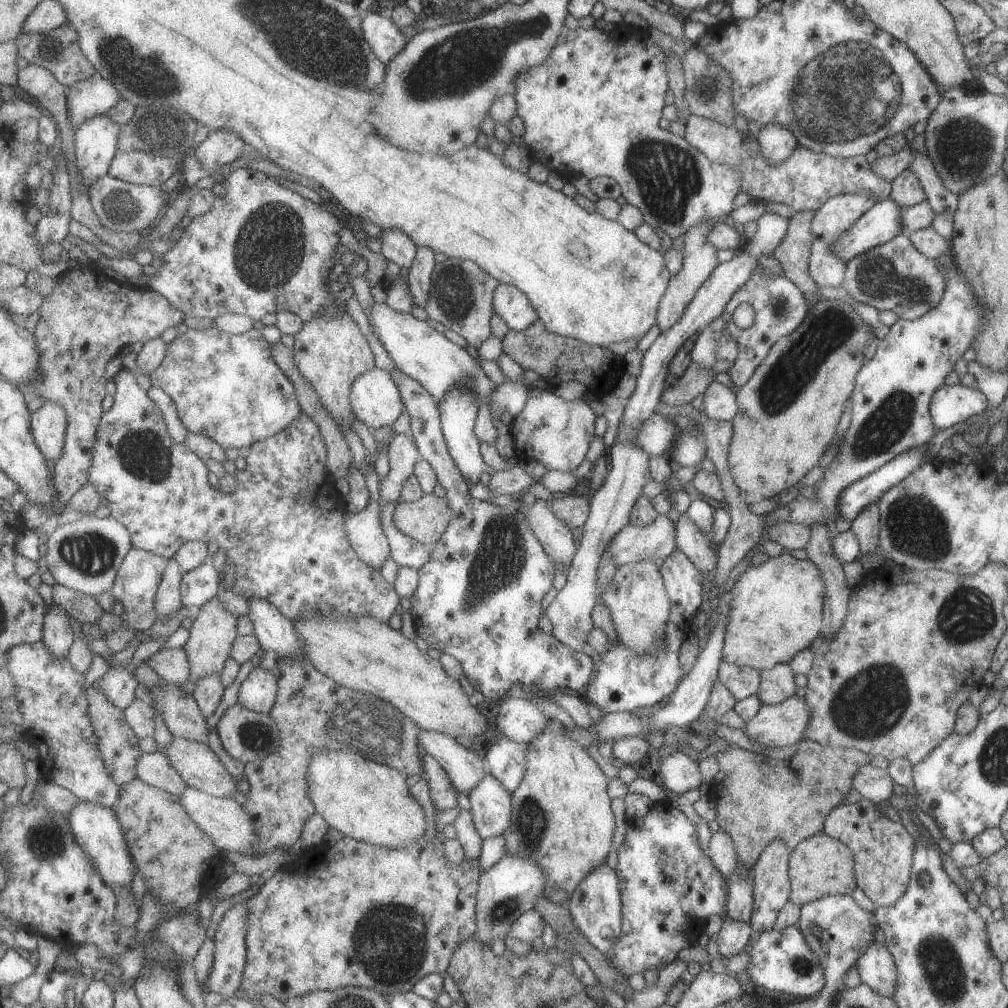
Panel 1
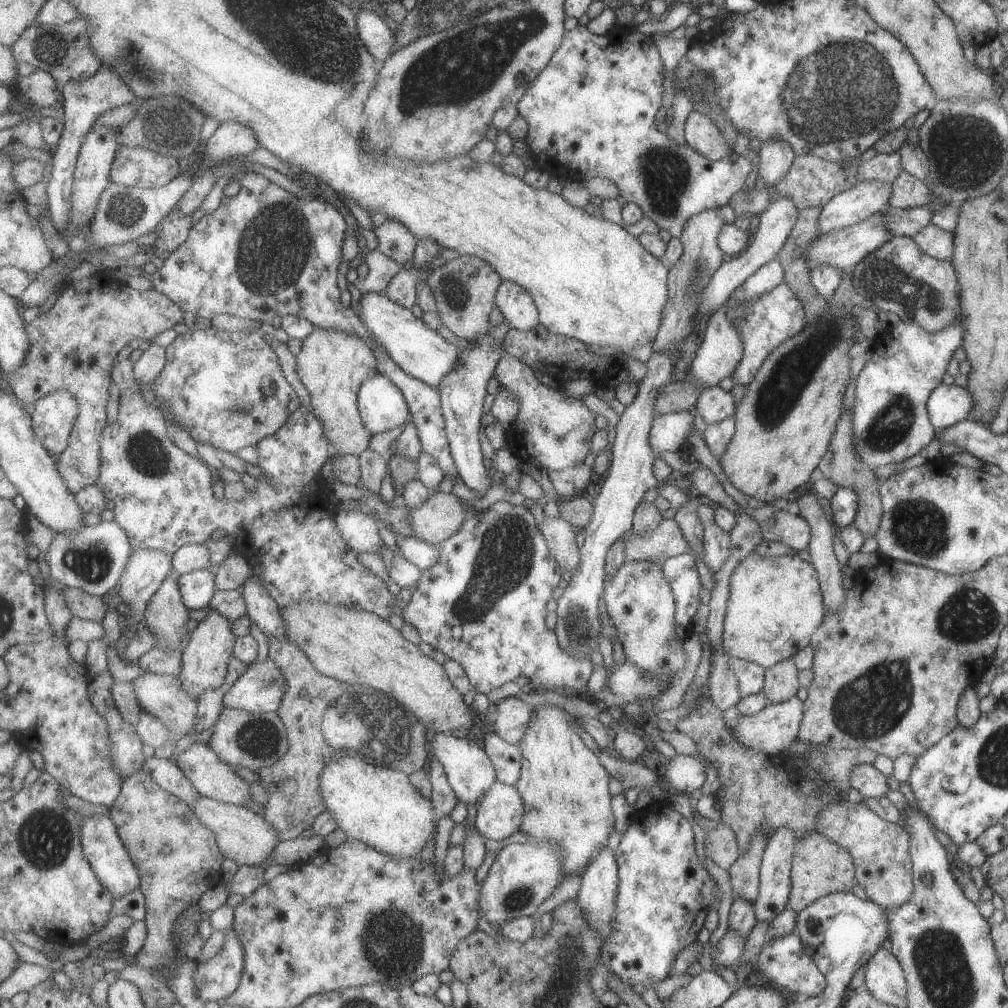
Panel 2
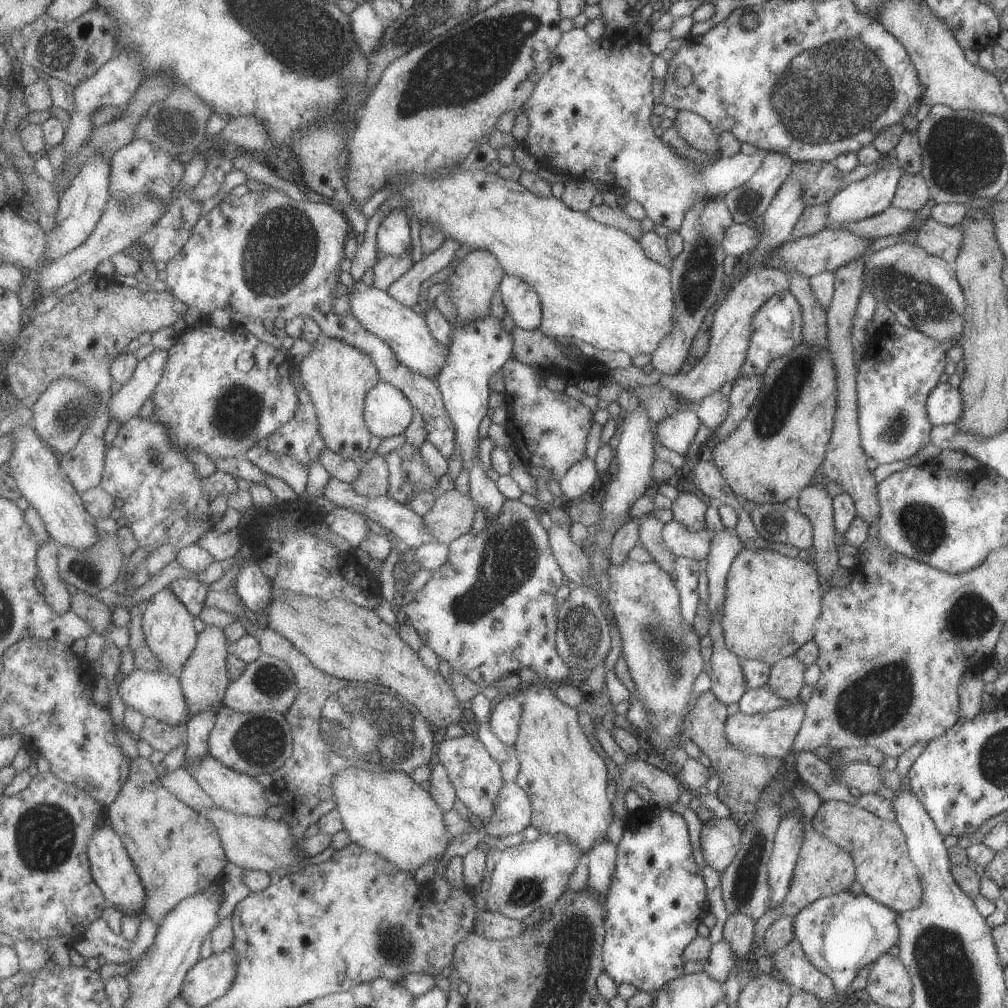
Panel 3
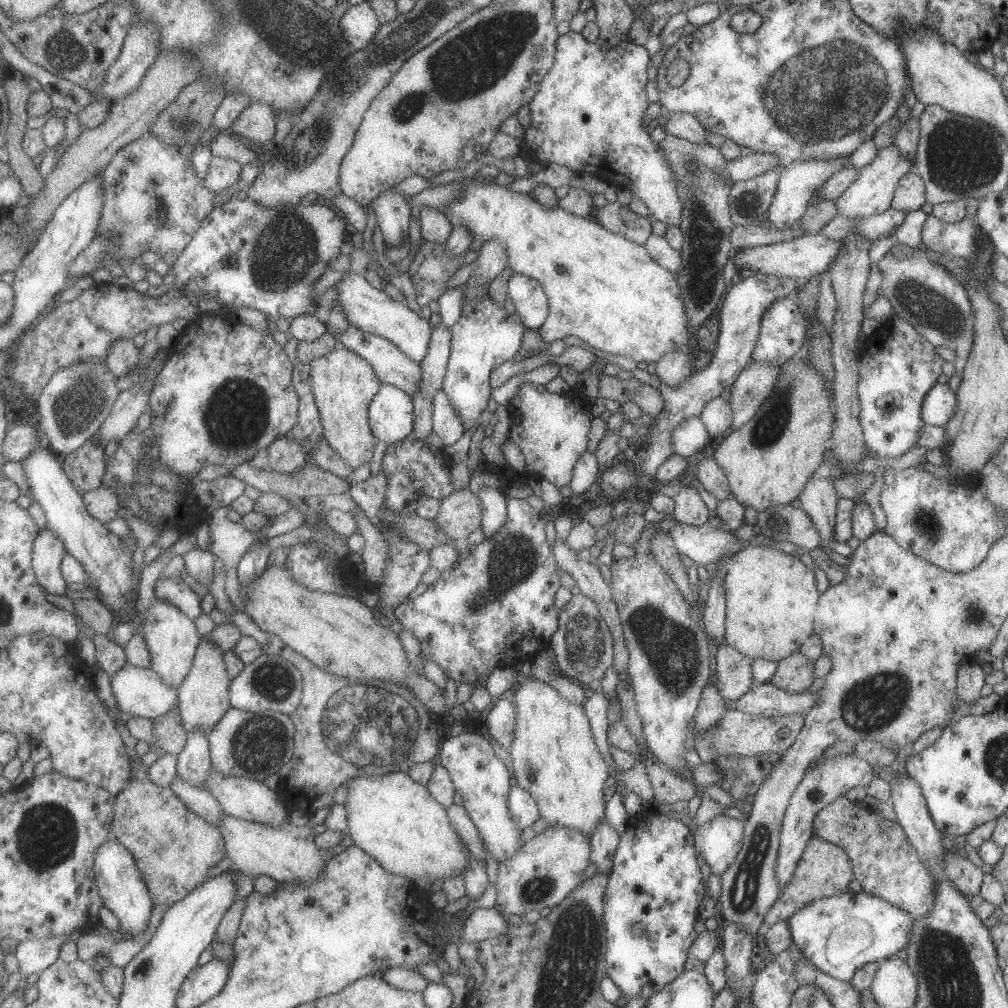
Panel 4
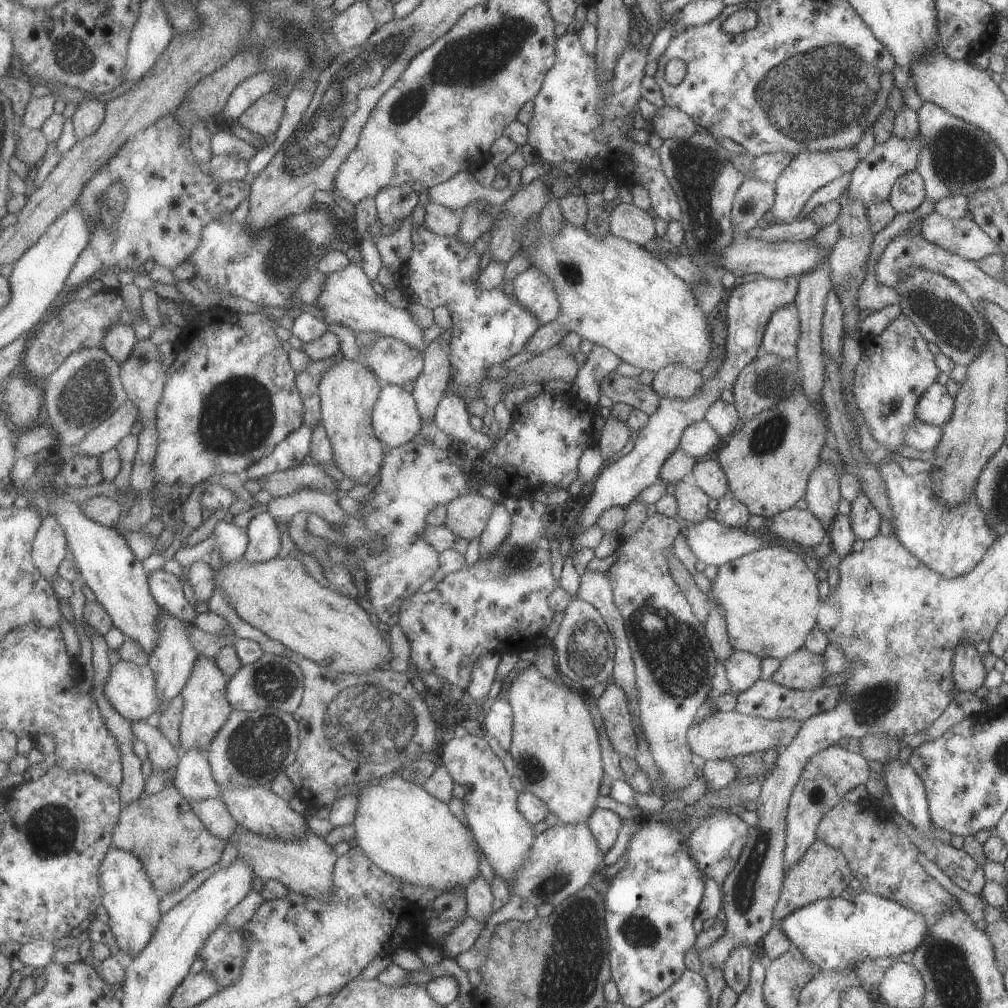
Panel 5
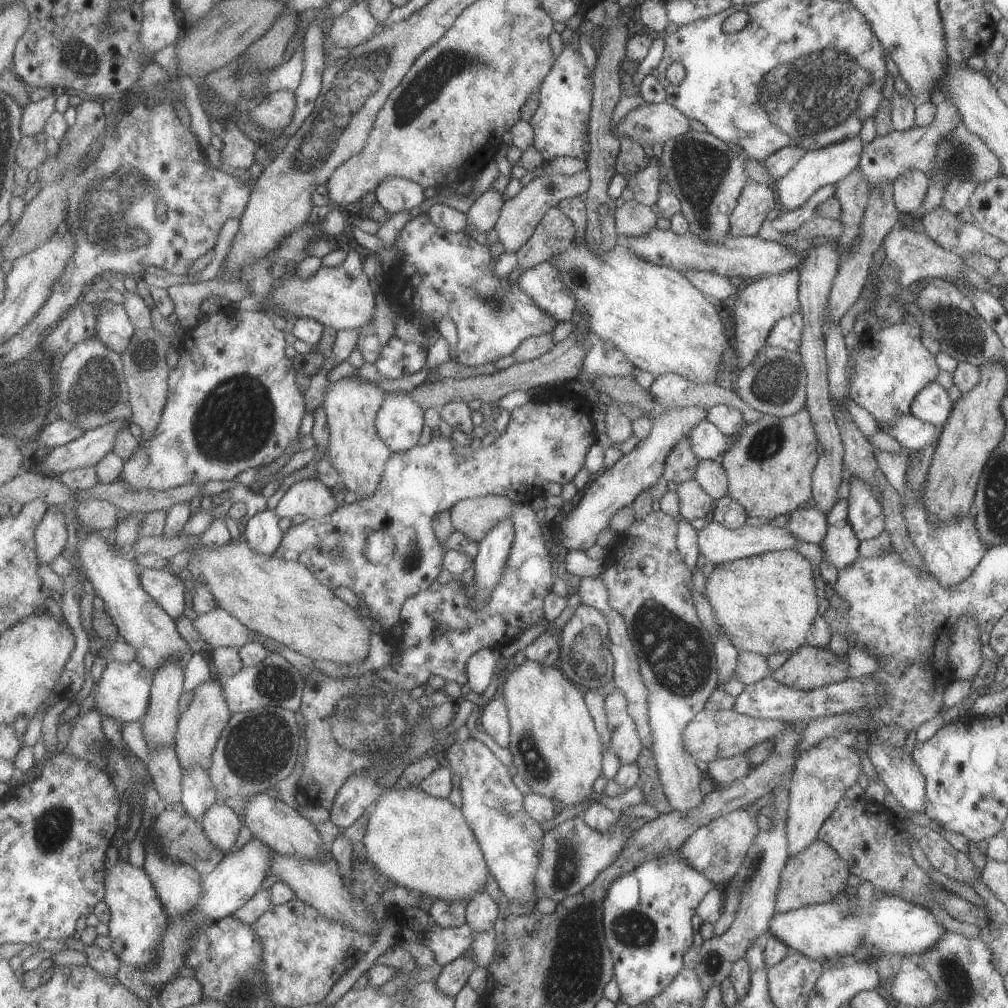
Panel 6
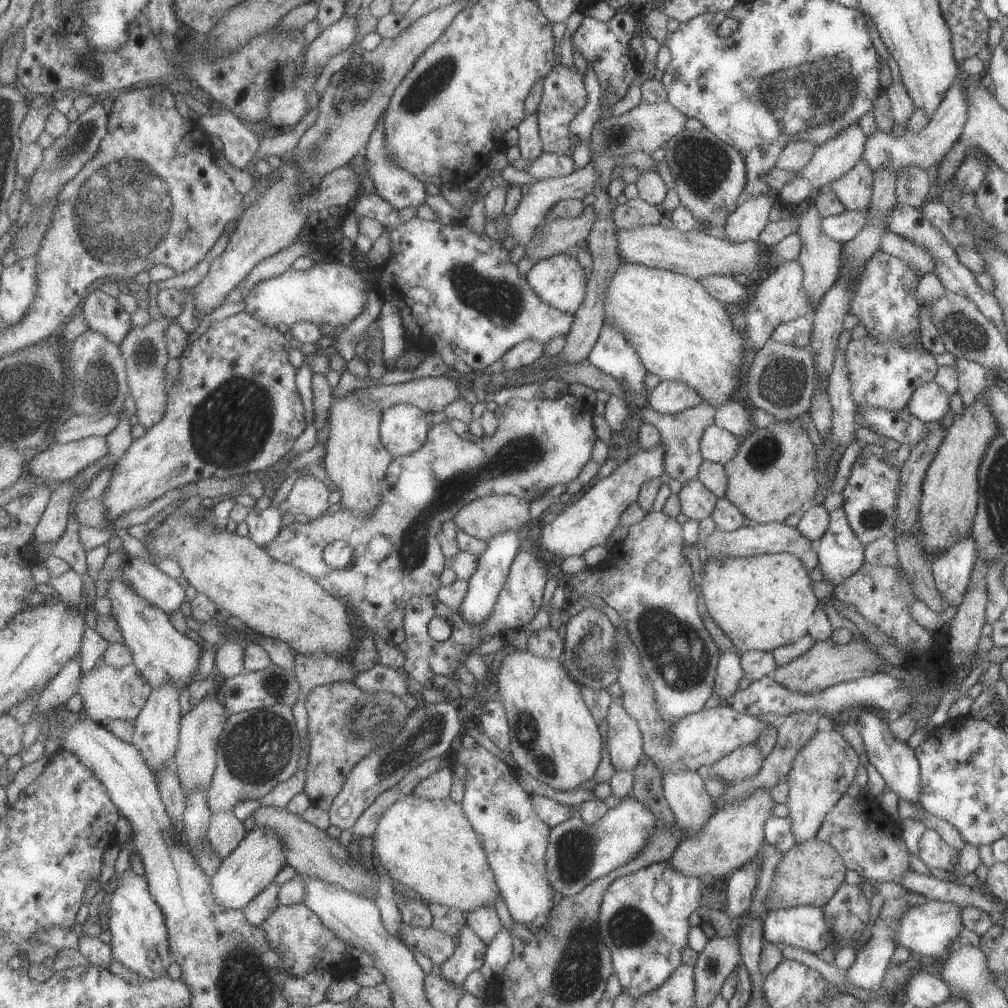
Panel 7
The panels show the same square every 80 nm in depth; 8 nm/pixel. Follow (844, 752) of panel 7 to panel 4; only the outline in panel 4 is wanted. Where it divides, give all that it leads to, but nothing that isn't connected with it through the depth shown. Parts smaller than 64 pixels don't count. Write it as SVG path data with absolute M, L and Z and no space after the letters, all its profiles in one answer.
M857 755L833 756L832 758L821 757L819 762L813 764L811 768L806 769L801 782L795 787L792 795L789 797L779 835L778 855L774 868L776 883L781 890L787 881L791 878L799 857L802 855L807 843L811 840L813 834L812 820L815 815L824 807L833 802L842 792L846 792L855 786L866 786L873 778L873 770L870 764L867 764Z

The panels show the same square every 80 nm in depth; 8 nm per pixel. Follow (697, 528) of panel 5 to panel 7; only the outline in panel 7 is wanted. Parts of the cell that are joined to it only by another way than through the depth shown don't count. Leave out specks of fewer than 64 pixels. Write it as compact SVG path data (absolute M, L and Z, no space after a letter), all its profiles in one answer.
M784 522L765 523L754 525L753 527L739 527L729 532L715 528L713 533L705 540L704 548L711 555L731 555L736 557L789 553L802 562L807 572L813 570L818 563L811 541L805 538L795 527L787 526Z

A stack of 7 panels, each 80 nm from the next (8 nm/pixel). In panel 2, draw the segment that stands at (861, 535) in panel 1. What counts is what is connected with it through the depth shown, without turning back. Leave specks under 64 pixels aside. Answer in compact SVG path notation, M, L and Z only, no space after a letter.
M843 407L826 453L818 462L818 468L824 477L829 478L833 484L844 489L850 488L856 492L858 505L853 524L863 533L864 538L874 536L882 513L878 493L879 481L875 478L874 471L868 469L868 466L860 461L859 455L856 455L852 441L852 413L851 411L844 411Z

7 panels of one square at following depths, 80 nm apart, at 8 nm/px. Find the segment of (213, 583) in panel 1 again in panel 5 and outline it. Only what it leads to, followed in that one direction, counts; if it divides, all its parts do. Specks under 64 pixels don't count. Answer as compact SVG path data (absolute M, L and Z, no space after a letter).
M157 569L148 576L151 592L165 611L182 621L193 623L198 612L185 596L182 578Z

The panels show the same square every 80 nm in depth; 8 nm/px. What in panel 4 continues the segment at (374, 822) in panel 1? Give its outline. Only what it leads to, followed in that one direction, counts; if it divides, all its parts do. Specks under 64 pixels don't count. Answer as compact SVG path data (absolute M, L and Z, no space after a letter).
M406 771L383 776L363 775L347 783L349 783L349 789L345 805L348 808L350 822L349 835L354 840L354 844L375 857L383 868L396 875L410 878L412 881L426 876L431 883L437 879L447 880L459 875L464 876L470 867L472 855L466 842L453 826L448 808L431 794L427 785L419 784Z

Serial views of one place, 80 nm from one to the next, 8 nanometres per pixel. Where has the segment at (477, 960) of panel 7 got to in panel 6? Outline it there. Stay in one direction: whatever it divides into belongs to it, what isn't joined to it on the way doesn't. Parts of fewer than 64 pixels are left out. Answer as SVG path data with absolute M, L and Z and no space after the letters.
M465 951L457 960L445 965L443 971L436 978L438 987L447 994L457 996L469 982L469 976L477 970L477 961L474 954Z

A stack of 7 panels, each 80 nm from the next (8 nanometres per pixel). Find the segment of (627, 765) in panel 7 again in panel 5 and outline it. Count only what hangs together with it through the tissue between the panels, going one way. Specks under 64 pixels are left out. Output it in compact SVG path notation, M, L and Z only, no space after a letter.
M609 683L596 702L611 746L619 756L633 759L638 751L637 737L625 693L615 683Z

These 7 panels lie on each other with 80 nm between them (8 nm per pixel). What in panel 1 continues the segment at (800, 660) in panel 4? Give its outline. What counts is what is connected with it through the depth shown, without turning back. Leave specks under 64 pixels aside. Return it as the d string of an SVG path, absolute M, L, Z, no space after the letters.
M777 663L773 668L760 670L760 685L755 695L763 705L782 703L795 692L794 672L788 663Z

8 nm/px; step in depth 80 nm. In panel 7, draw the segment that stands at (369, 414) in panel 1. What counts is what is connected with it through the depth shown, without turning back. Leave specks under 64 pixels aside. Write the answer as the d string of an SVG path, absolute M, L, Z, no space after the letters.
M403 403L383 412L382 441L395 457L413 454L425 446L432 424L422 408Z

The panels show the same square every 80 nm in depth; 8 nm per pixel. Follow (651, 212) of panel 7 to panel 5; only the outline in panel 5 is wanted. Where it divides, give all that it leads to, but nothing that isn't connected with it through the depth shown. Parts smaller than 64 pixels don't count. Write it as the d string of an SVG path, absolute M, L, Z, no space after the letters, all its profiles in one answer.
M620 203L610 212L610 234L642 247L655 237L653 215L633 203Z

